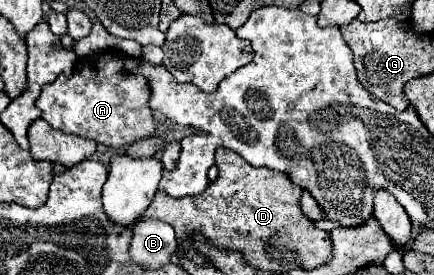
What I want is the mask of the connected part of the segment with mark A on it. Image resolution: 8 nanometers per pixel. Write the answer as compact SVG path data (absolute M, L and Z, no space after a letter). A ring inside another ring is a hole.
M104 49L90 57L80 57L70 77L60 75L54 83L44 85L40 97L36 99L36 107L42 111L42 119L46 119L54 129L86 137L108 147L124 147L138 139L146 139L154 135L154 119L148 107L148 99L150 99L150 89L146 79L142 75L124 75L120 53L114 49Z

